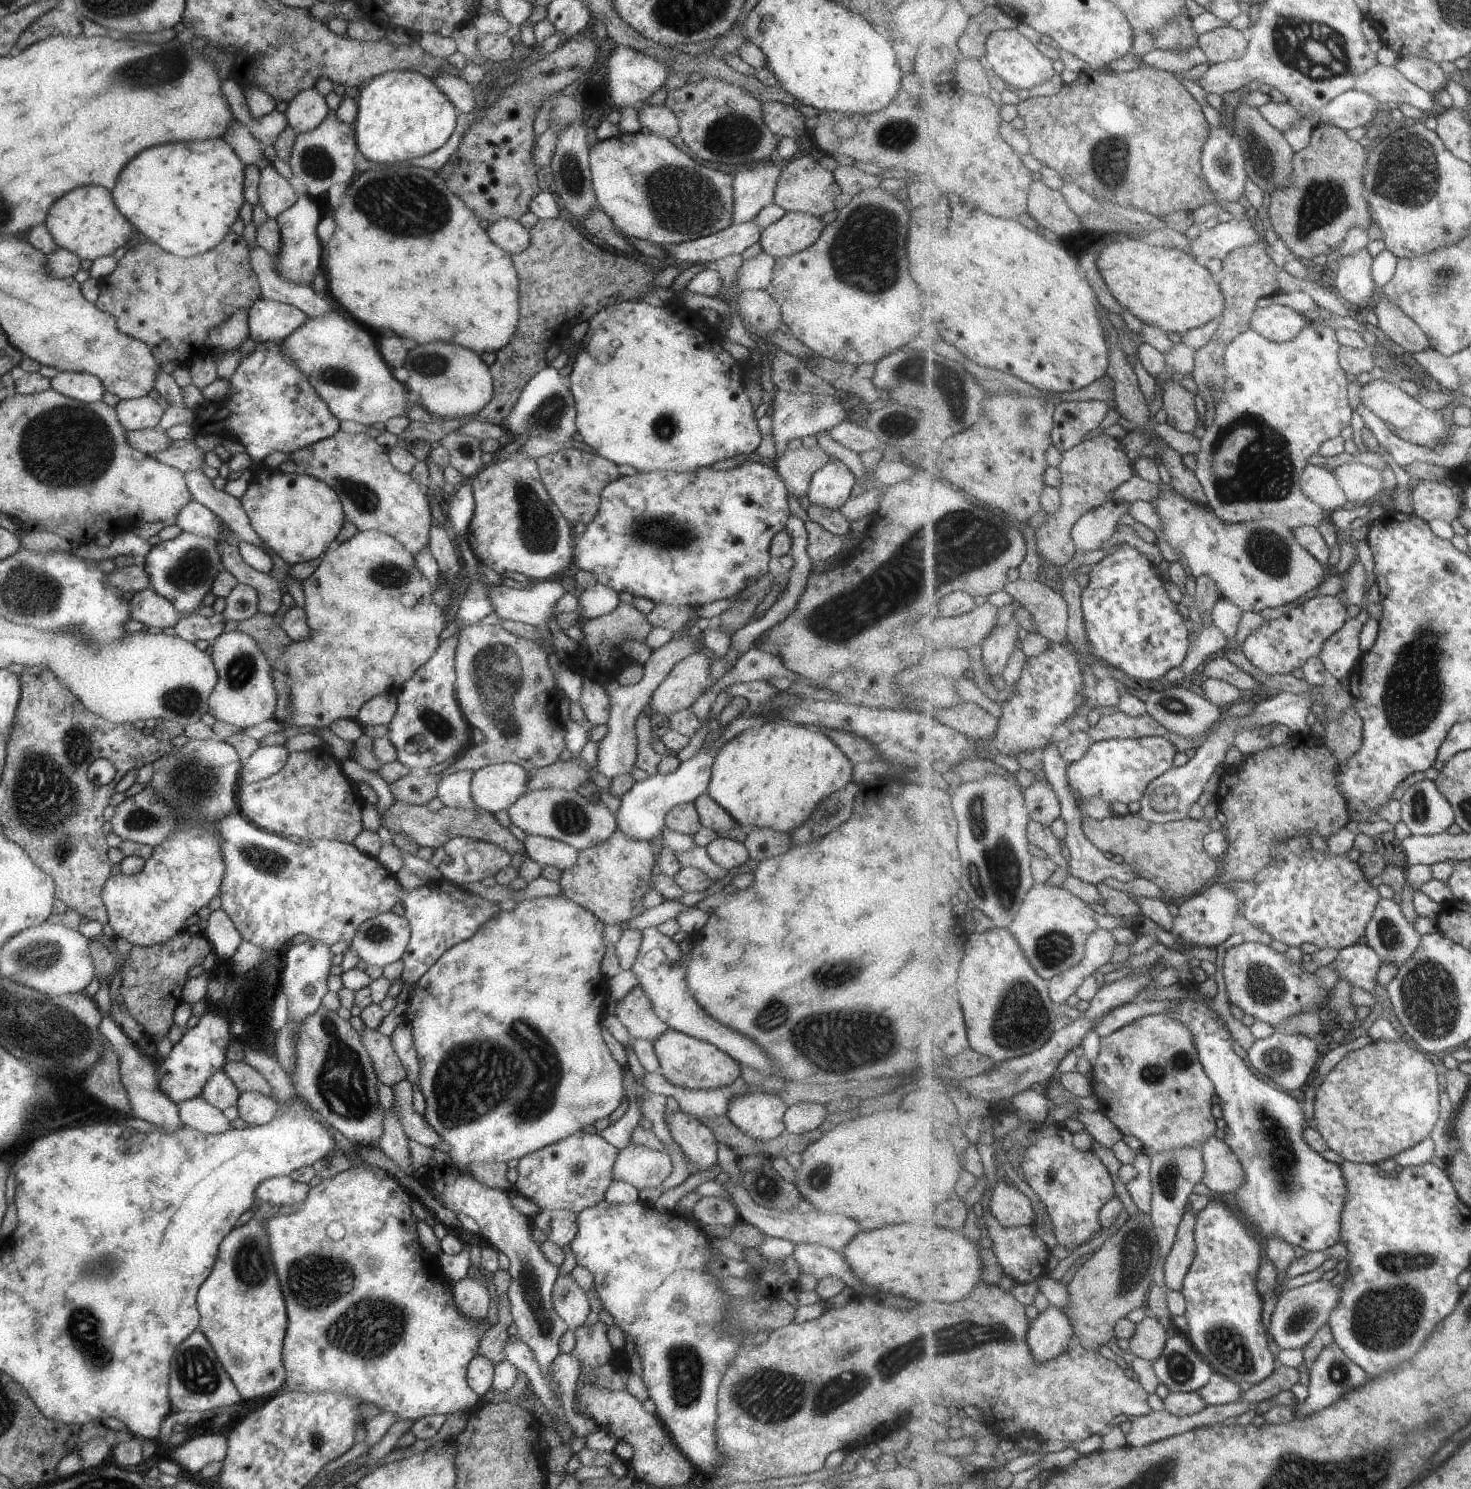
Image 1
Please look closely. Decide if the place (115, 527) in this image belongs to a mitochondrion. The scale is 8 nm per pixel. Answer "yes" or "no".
no

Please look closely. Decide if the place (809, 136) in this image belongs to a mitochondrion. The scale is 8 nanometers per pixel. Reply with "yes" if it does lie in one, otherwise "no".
no

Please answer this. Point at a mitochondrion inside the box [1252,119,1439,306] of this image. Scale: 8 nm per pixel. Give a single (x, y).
(1325, 200)

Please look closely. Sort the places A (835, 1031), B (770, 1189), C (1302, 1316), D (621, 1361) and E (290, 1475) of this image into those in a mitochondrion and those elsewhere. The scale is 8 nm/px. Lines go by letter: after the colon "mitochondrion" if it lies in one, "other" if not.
A: mitochondrion
B: mitochondrion
C: mitochondrion
D: other
E: other

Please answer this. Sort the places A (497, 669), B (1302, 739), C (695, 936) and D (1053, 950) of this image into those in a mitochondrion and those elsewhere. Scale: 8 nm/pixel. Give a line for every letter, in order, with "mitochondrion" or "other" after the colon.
A: mitochondrion
B: other
C: other
D: mitochondrion

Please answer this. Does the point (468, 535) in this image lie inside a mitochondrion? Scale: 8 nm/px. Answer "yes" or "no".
no

